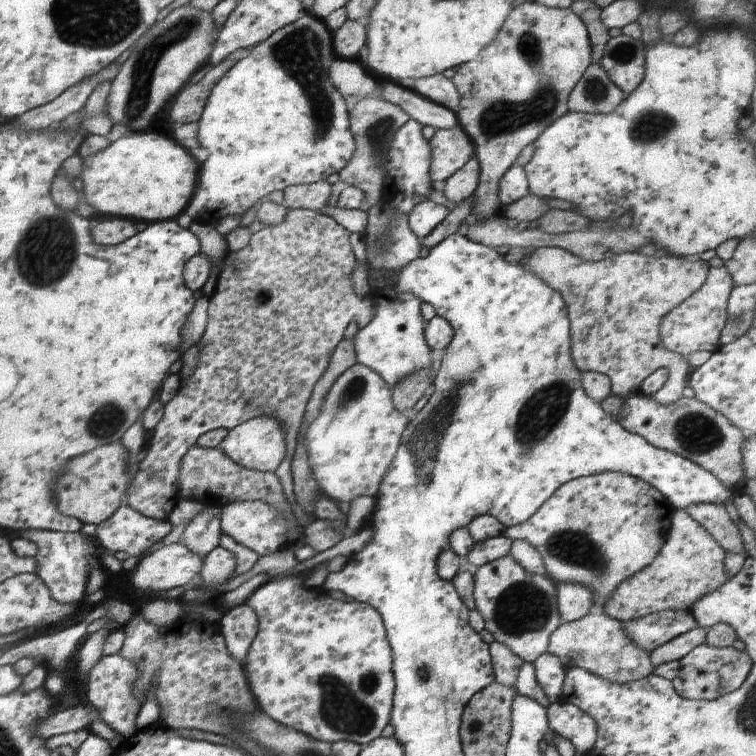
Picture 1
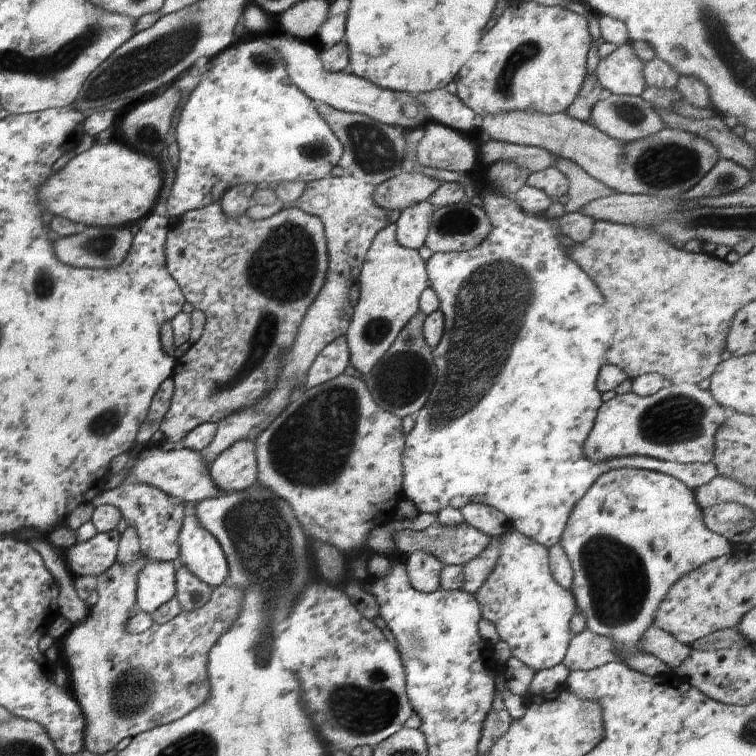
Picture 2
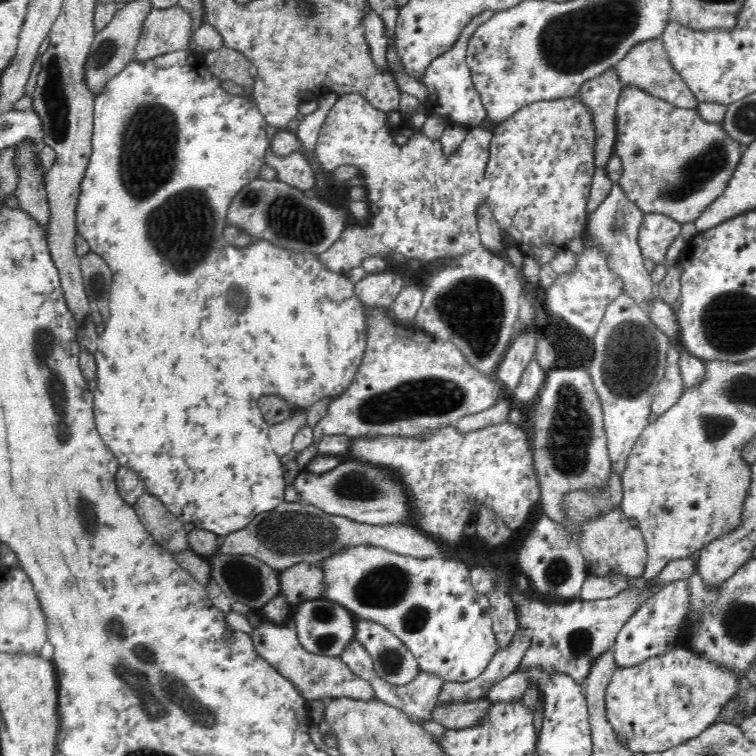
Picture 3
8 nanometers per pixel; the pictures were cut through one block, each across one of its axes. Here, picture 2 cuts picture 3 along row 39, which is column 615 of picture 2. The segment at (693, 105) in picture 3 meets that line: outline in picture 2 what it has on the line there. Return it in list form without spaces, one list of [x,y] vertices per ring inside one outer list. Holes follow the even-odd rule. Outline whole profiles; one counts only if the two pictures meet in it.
[[[588,629],[572,637],[563,660],[570,671],[591,671],[609,662],[622,662],[622,658],[606,636],[596,636]]]

